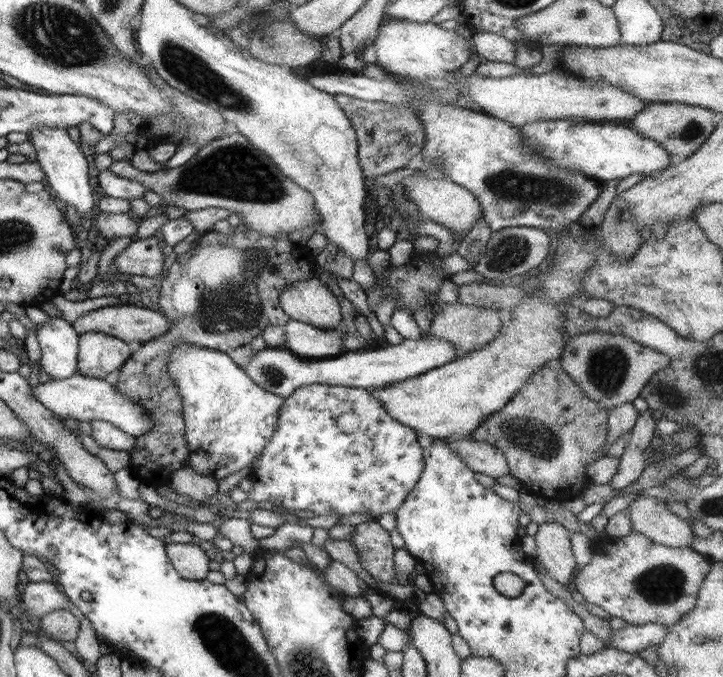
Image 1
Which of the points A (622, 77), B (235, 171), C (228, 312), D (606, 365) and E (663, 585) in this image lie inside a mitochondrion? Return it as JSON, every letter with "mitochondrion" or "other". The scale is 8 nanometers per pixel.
{"A":"other","B":"mitochondrion","C":"mitochondrion","D":"mitochondrion","E":"mitochondrion"}

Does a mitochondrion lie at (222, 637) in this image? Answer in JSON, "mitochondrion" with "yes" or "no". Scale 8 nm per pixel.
{"mitochondrion":"yes"}

